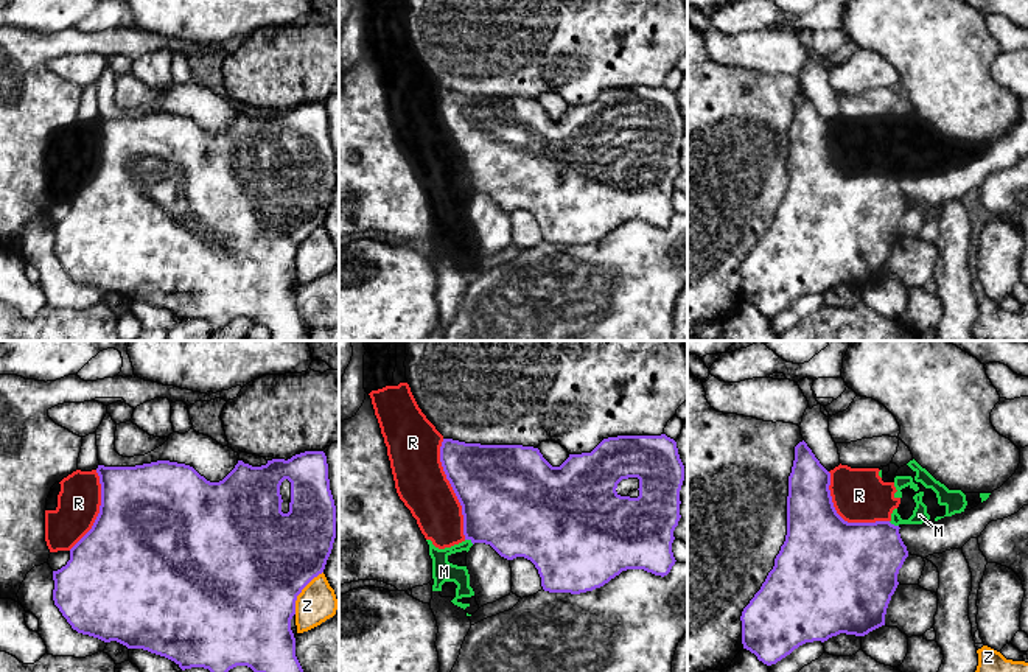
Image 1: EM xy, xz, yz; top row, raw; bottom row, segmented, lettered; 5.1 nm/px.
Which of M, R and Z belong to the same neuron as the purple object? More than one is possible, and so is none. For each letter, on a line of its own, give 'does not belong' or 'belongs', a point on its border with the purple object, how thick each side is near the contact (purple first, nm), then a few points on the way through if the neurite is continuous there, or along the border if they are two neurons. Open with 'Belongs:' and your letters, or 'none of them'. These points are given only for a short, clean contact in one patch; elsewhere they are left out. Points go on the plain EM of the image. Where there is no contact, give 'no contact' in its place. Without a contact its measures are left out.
Belongs: none of them
M: does not belong; contact xz (470, 190); calibres 440 and 110 nm; border xz (465, 190), (473, 195)
R: does not belong; contact xz (453, 140); calibres 460 and 260 nm
Z: does not belong; contact xy (300, 243); calibres 500 and 200 nm

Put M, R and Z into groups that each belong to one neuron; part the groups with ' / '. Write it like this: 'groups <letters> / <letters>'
groups M R / Z

